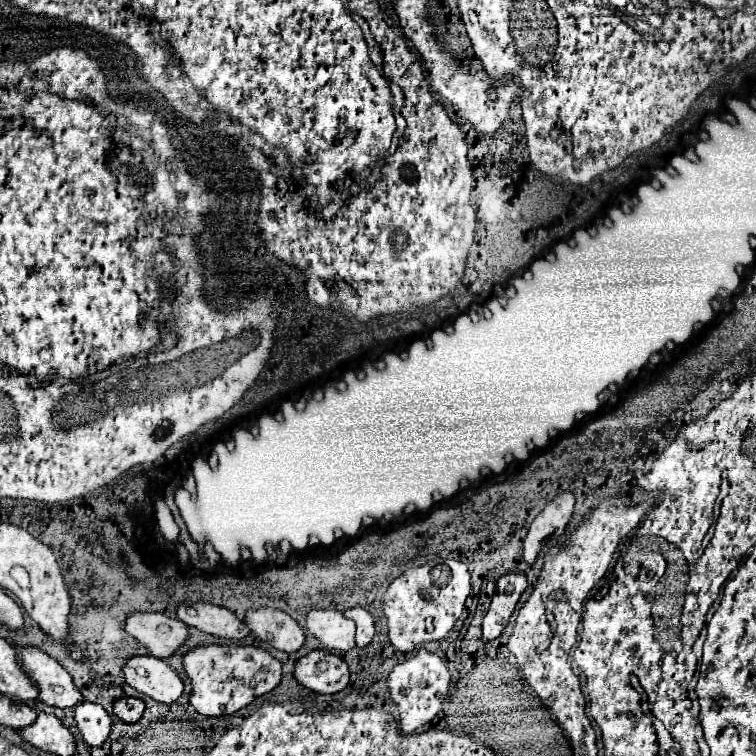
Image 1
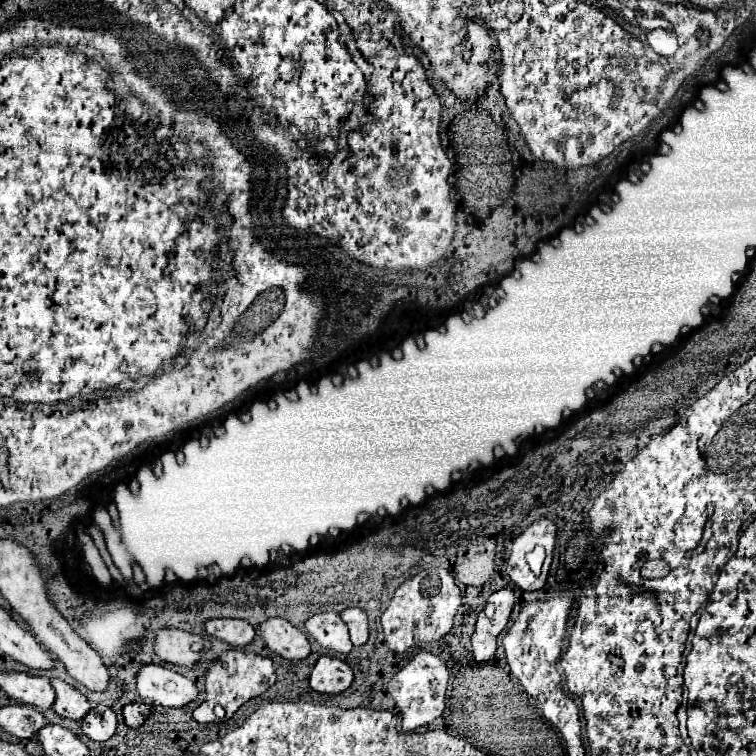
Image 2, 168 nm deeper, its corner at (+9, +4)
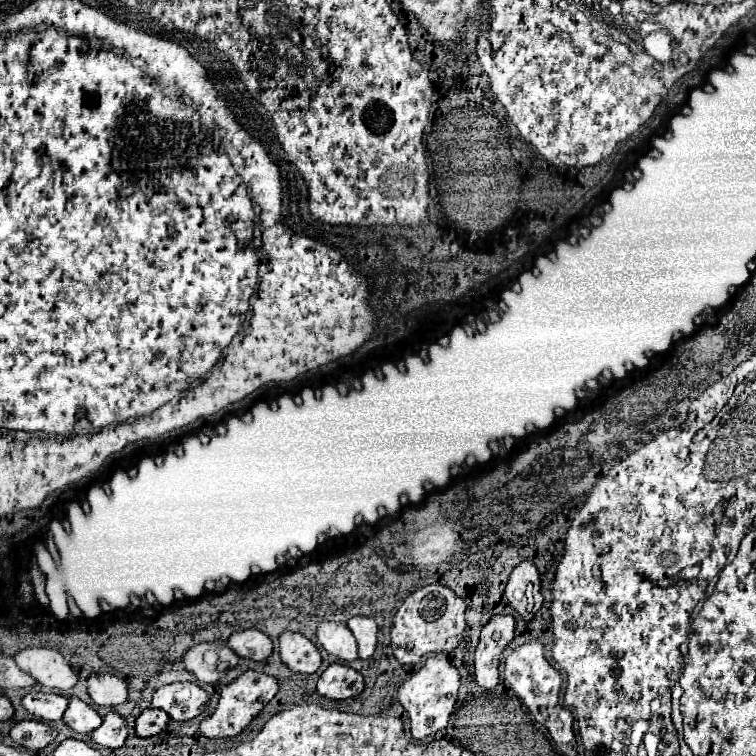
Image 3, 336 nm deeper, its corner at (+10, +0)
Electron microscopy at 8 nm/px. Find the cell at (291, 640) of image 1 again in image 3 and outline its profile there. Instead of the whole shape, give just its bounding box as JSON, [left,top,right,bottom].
[280,632,322,674]

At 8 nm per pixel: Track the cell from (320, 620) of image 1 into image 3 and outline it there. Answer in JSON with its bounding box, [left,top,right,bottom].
[316,622,358,662]

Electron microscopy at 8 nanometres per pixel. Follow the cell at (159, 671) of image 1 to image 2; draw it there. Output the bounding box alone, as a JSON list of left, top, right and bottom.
[135,664,197,708]

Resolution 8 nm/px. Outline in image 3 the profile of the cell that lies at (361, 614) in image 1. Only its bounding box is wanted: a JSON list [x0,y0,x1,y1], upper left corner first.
[348,616,378,660]

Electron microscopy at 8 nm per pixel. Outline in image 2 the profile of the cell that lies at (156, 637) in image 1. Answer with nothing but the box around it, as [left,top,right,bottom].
[153,628,209,666]

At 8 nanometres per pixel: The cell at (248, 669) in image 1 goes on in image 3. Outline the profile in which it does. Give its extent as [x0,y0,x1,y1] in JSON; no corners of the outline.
[200,670,278,738]

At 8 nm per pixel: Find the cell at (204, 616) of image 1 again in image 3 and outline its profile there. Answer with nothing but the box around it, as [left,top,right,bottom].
[228,630,272,662]

